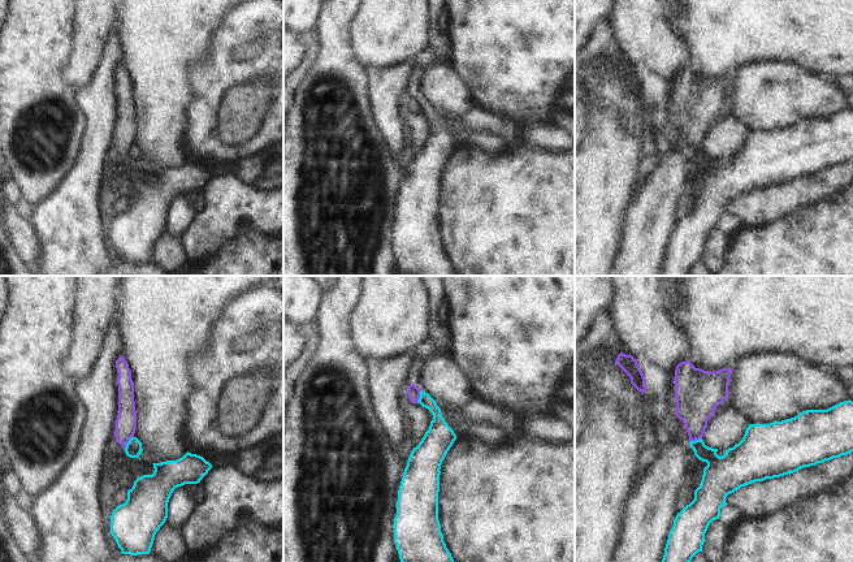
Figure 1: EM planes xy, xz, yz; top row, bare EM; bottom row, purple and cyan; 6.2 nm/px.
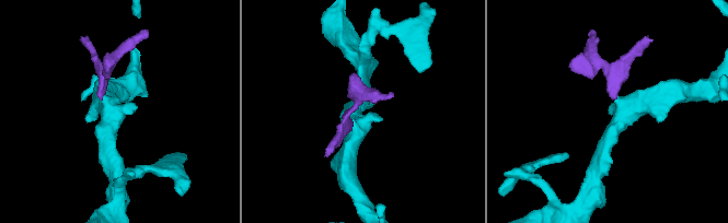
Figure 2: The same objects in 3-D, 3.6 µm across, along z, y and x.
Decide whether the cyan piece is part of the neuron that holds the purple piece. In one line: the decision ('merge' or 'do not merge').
do not merge

